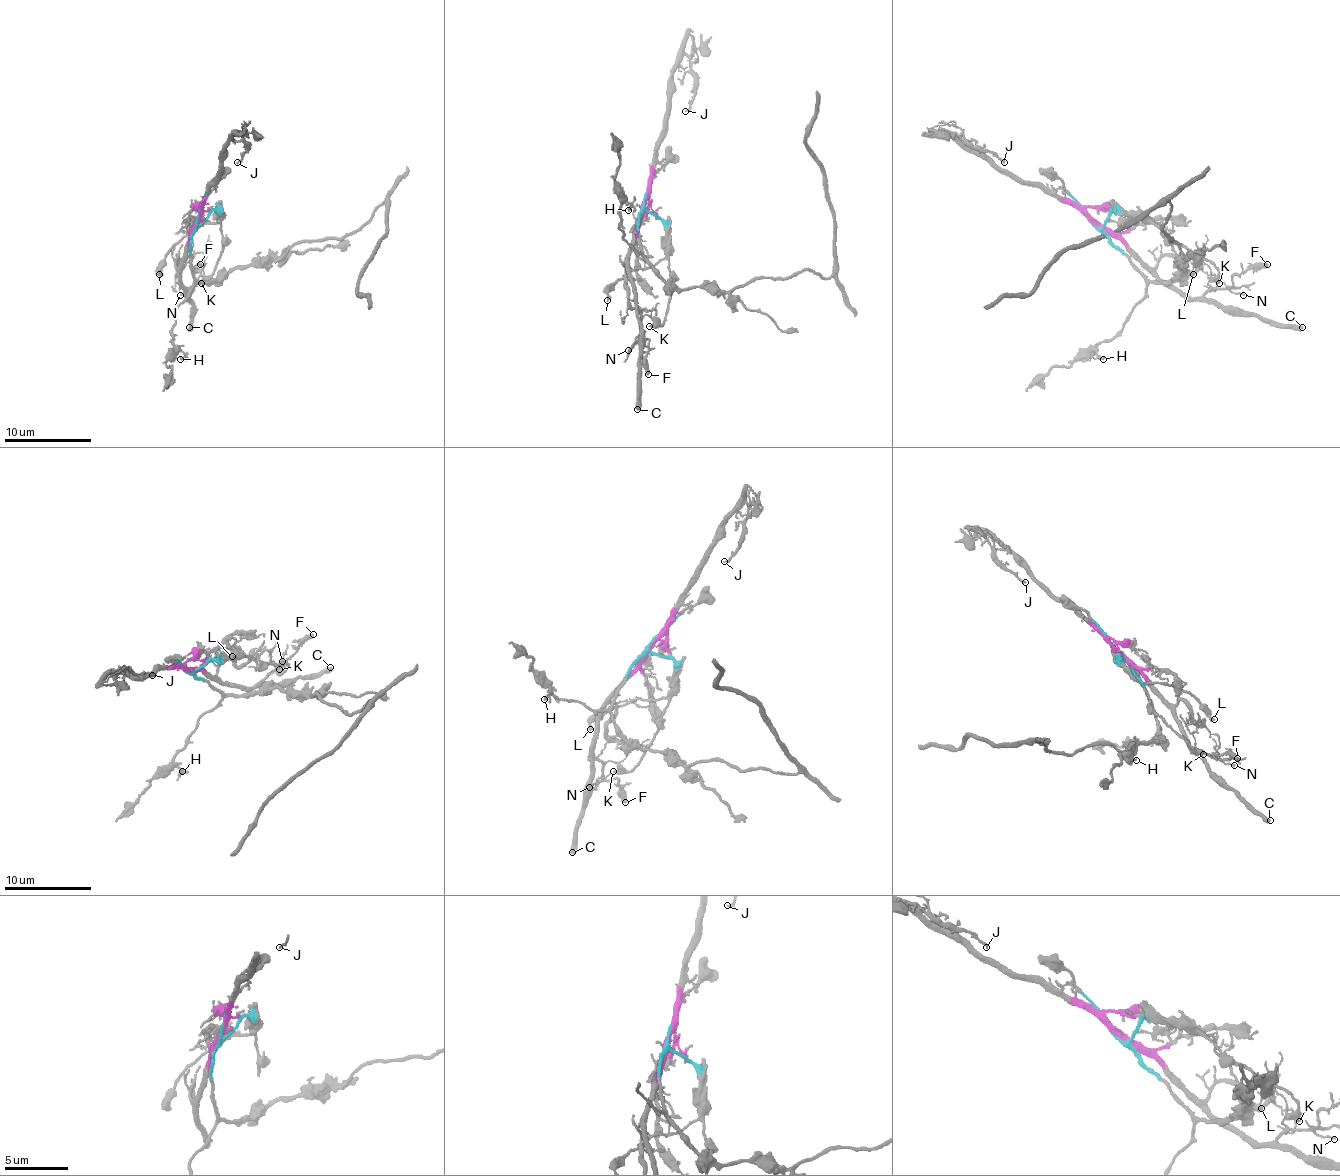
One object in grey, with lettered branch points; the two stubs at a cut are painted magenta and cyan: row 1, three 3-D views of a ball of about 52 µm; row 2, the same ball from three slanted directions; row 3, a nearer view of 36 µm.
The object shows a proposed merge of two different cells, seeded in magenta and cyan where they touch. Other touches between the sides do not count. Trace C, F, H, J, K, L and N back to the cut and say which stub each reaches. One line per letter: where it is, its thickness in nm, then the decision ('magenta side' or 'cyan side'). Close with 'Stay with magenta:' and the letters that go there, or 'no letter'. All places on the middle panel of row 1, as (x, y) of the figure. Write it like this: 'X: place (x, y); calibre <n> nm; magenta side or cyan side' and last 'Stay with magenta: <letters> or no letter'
C: place (637, 409); calibre 440 nm; magenta side
F: place (648, 374); calibre 360 nm; magenta side
H: place (628, 210); calibre 140 nm; cyan side
J: place (685, 111); calibre 190 nm; magenta side
K: place (649, 326); calibre 400 nm; cyan side
L: place (607, 300); calibre 260 nm; cyan side
N: place (628, 350); calibre 160 nm; magenta side
Stay with magenta: C, F, J, N

